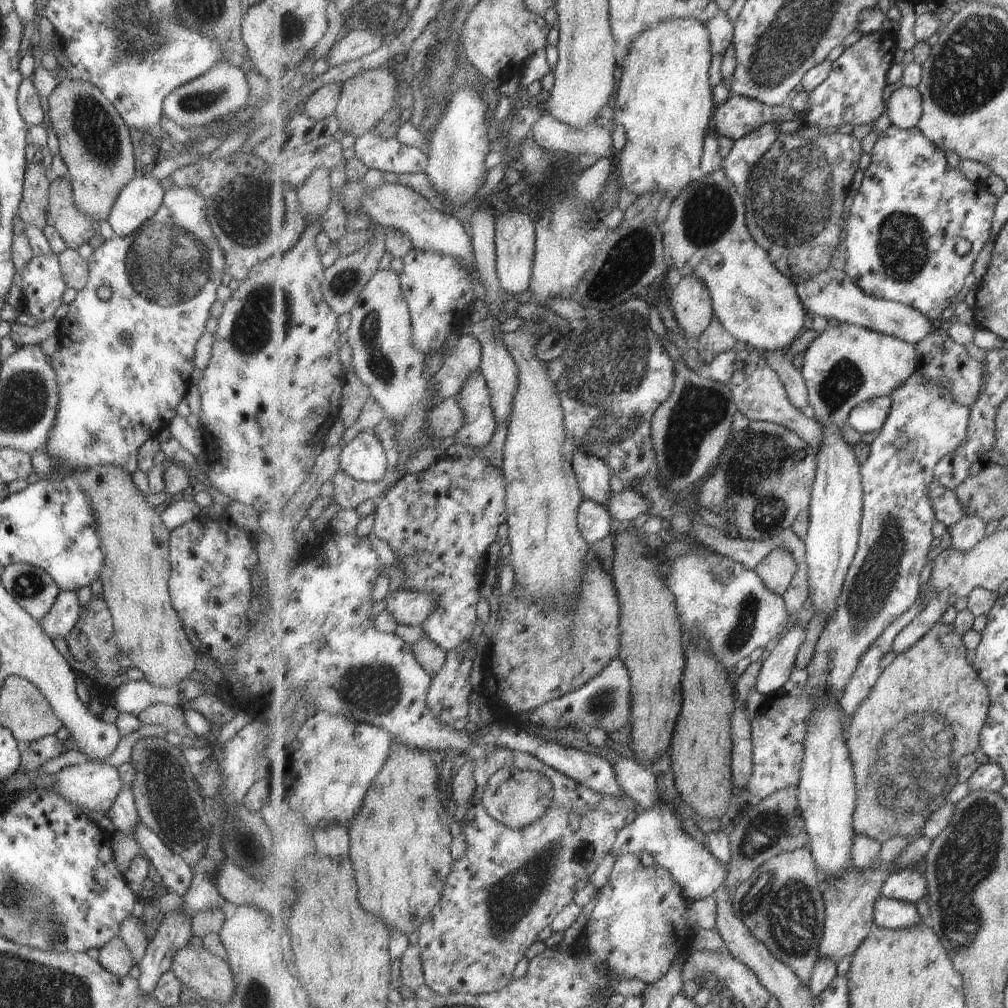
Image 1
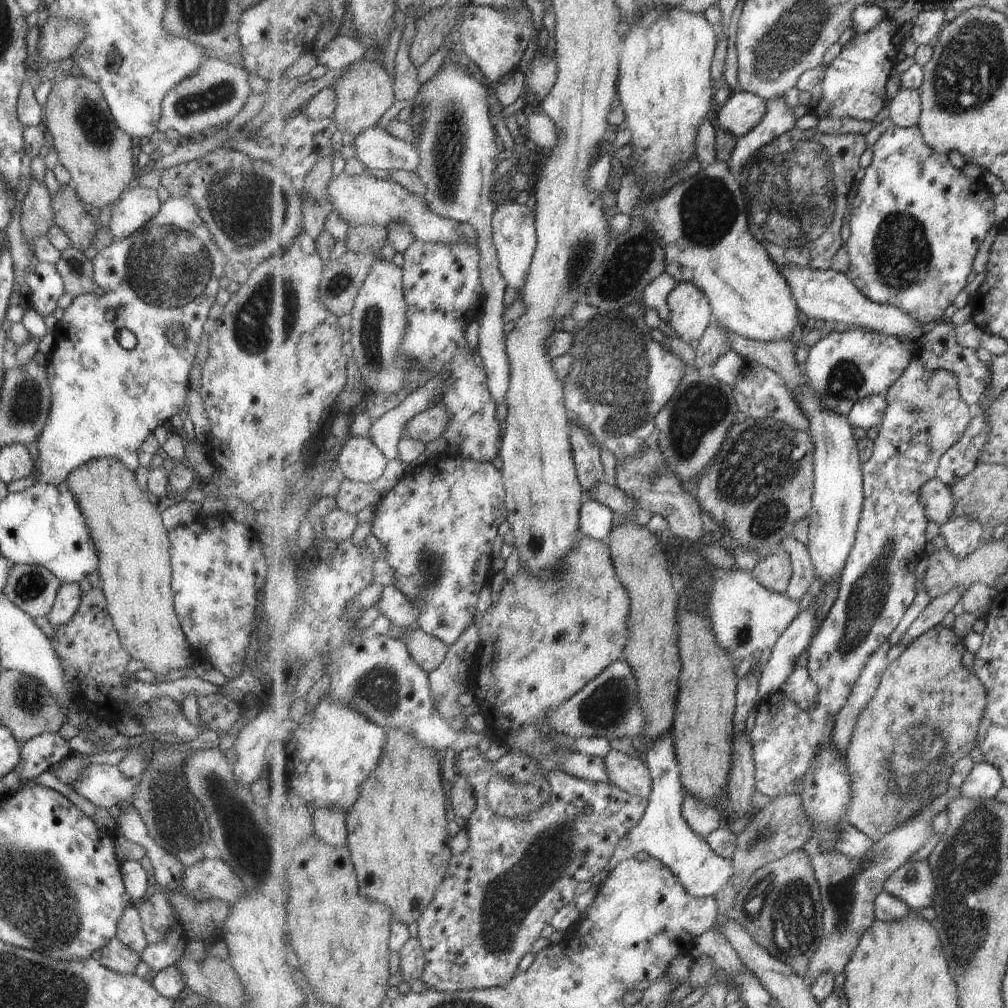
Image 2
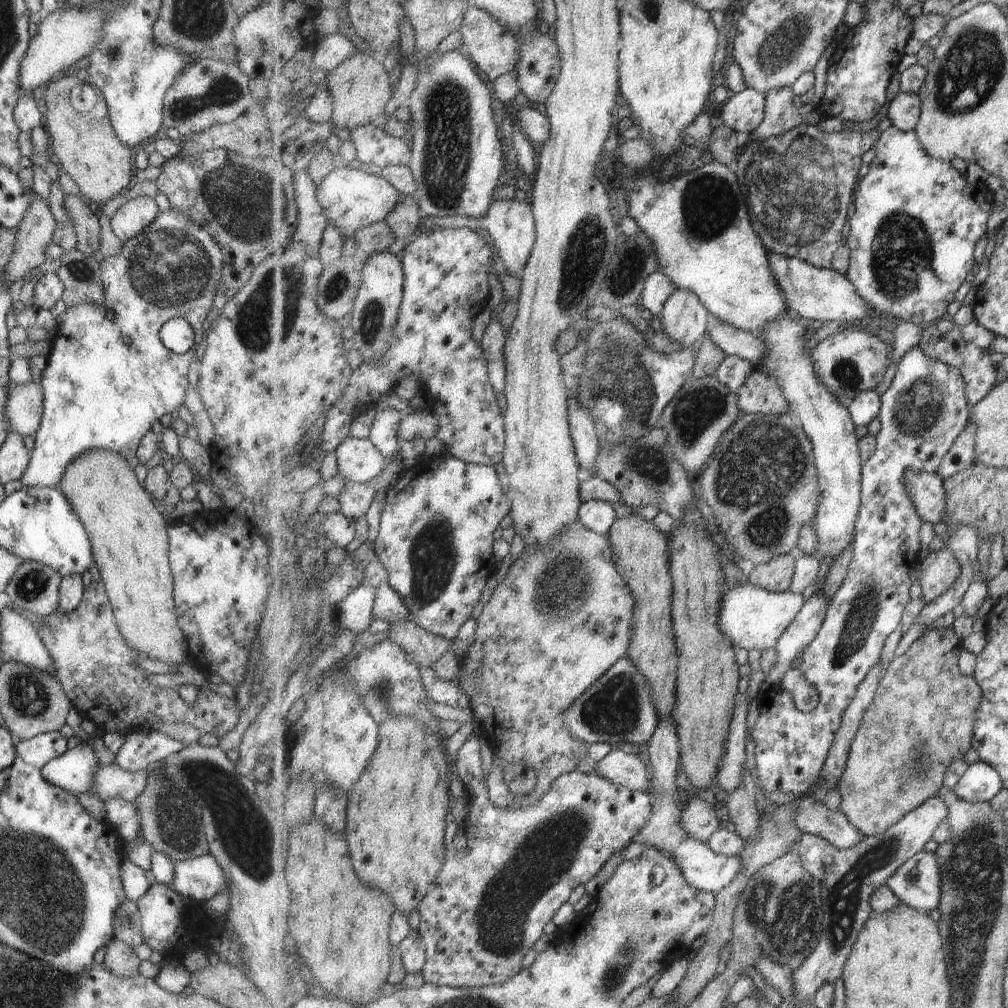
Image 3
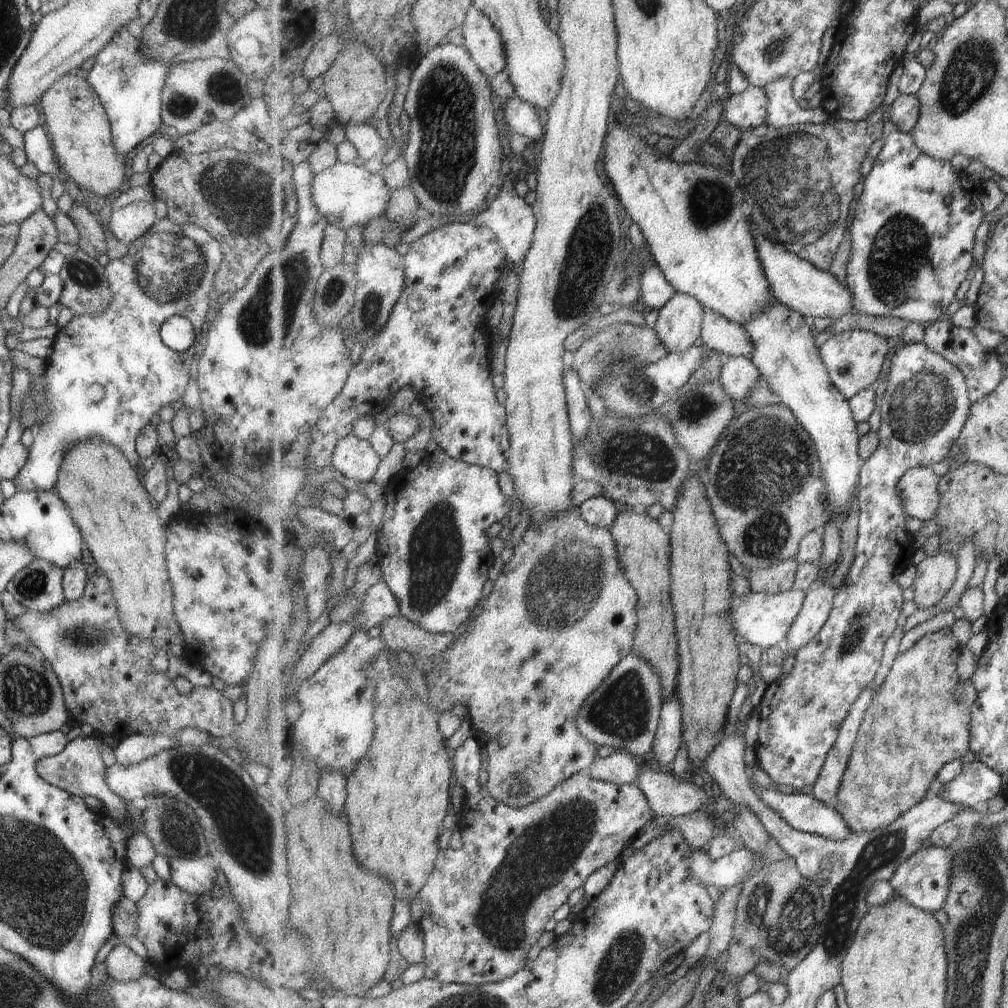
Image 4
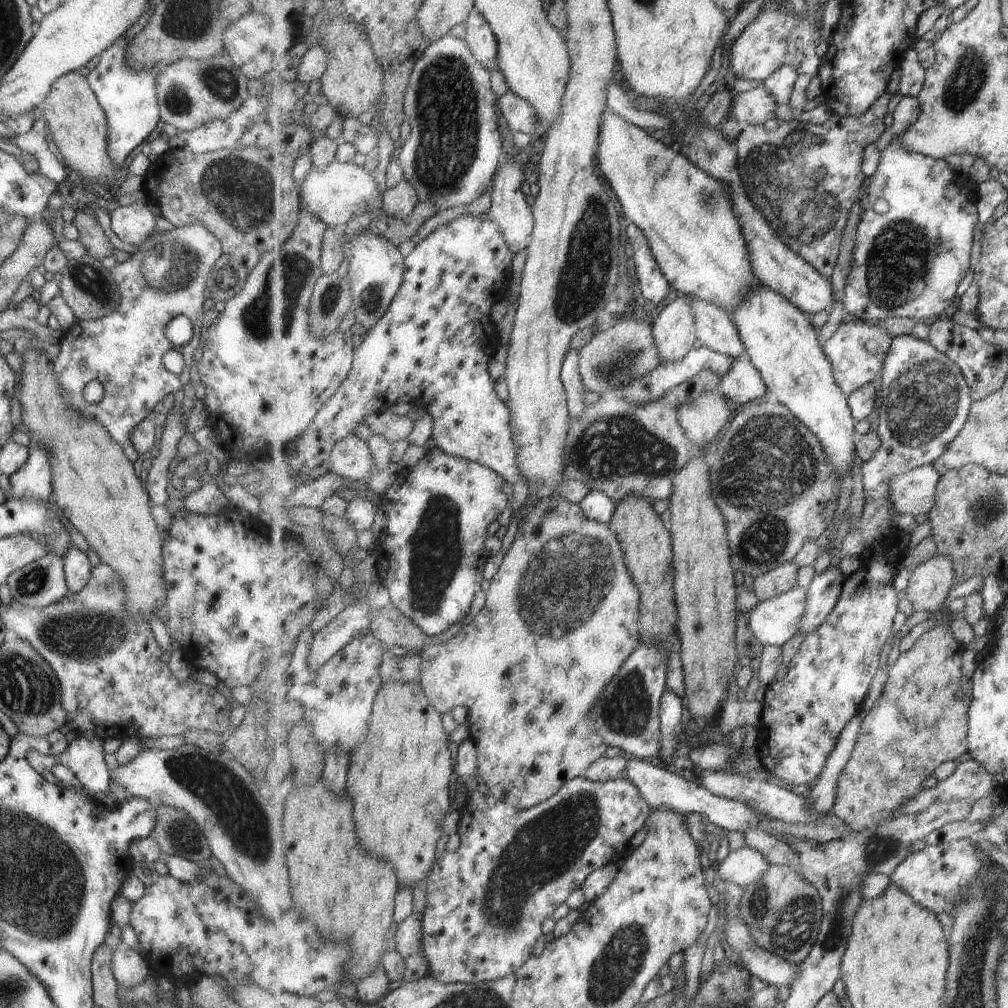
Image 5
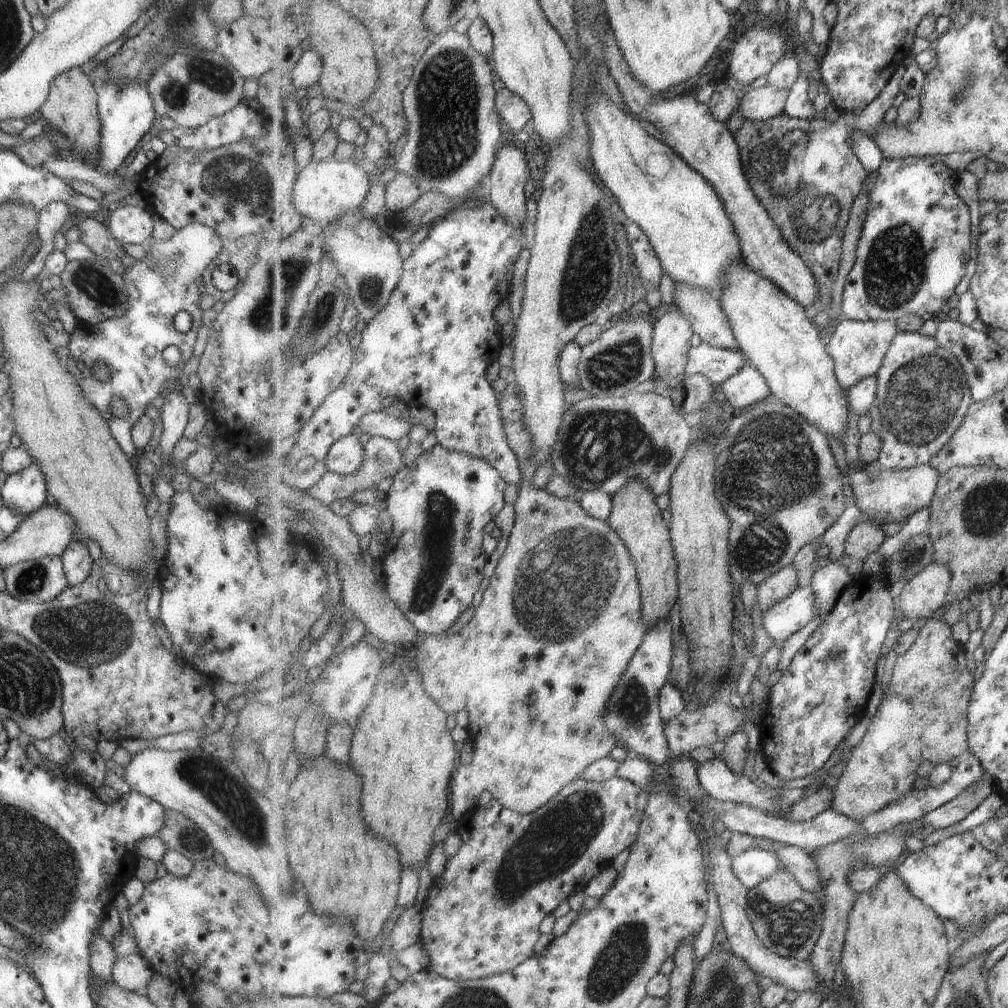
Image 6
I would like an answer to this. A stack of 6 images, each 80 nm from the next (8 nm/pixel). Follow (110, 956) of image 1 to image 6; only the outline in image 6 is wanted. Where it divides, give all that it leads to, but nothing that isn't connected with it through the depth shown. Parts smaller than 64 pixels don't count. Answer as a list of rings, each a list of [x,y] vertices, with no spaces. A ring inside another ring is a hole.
[[[125,955],[112,964],[110,980],[119,988],[142,992],[153,973],[150,964],[140,955]]]

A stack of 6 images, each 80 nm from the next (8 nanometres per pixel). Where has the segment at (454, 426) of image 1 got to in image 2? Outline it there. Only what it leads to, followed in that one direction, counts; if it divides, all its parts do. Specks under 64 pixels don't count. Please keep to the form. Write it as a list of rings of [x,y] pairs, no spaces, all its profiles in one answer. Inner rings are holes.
[[[439,402],[429,410],[414,416],[406,422],[403,438],[411,438],[424,443],[443,437],[446,431],[450,414],[446,406]]]

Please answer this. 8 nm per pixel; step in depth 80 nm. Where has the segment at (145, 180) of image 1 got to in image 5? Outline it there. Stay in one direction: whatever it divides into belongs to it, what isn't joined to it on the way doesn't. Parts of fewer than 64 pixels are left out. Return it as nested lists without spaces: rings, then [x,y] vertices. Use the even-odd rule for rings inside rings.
[[[131,203],[128,205],[112,206],[108,212],[110,216],[110,228],[113,234],[119,238],[119,240],[133,244],[135,247],[144,241],[148,235],[154,232],[155,218],[148,209],[148,203],[142,204]]]

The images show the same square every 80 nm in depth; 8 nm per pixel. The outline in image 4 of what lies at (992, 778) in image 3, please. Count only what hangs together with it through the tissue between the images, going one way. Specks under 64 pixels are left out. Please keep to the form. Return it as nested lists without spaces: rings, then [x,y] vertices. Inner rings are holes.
[[[979,760],[965,763],[955,780],[944,785],[939,796],[971,808],[978,808],[980,802],[989,802],[1003,792],[1002,778],[996,770]]]

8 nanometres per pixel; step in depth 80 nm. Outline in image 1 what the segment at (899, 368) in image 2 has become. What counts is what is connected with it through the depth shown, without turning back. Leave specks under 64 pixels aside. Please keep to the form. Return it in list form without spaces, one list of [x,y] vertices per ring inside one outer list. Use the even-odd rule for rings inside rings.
[[[849,323],[826,327],[804,352],[803,358],[801,369],[808,386],[812,417],[821,424],[840,429],[848,425],[851,411],[858,404],[890,396],[920,364],[916,345]]]

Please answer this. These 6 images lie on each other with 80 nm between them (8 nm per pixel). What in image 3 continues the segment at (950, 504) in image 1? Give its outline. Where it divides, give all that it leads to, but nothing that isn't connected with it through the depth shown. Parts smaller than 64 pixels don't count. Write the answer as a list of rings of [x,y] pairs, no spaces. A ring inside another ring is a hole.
[[[913,469],[907,472],[907,490],[924,521],[932,524],[943,521],[947,506],[944,484],[945,480],[937,472],[920,473]]]

